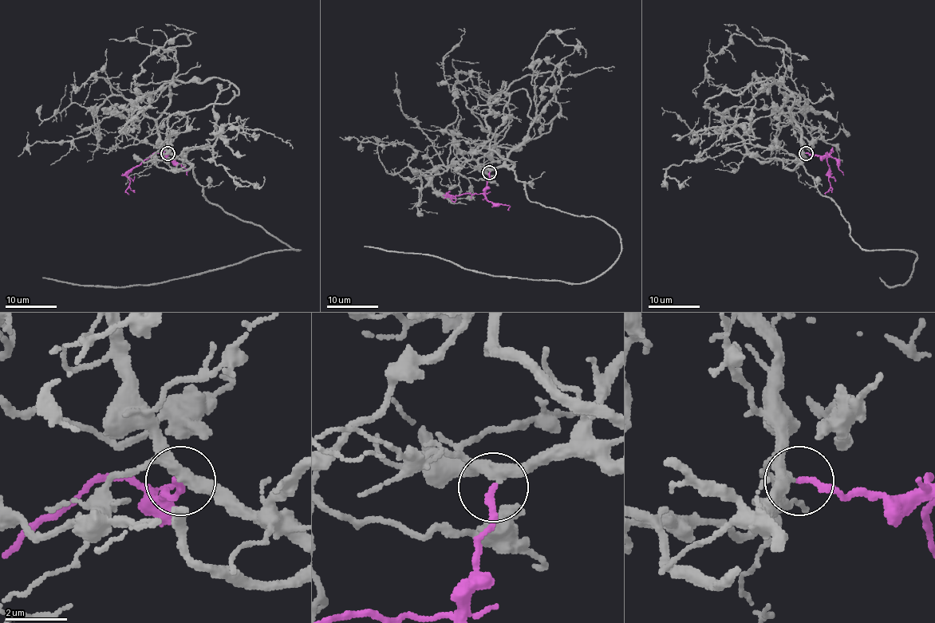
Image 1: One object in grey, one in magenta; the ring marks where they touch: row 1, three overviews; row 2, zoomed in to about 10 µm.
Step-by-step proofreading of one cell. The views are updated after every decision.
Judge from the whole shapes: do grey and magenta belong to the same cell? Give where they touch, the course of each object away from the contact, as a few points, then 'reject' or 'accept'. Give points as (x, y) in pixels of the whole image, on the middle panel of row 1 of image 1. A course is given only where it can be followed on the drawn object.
at (489, 172); grey runs (489, 171), (510, 168), (533, 202), (604, 220), (621, 254), (594, 277), (565, 283), (364, 246); magenta runs (489, 172), (483, 193), (451, 197), (447, 193), (451, 191); accept

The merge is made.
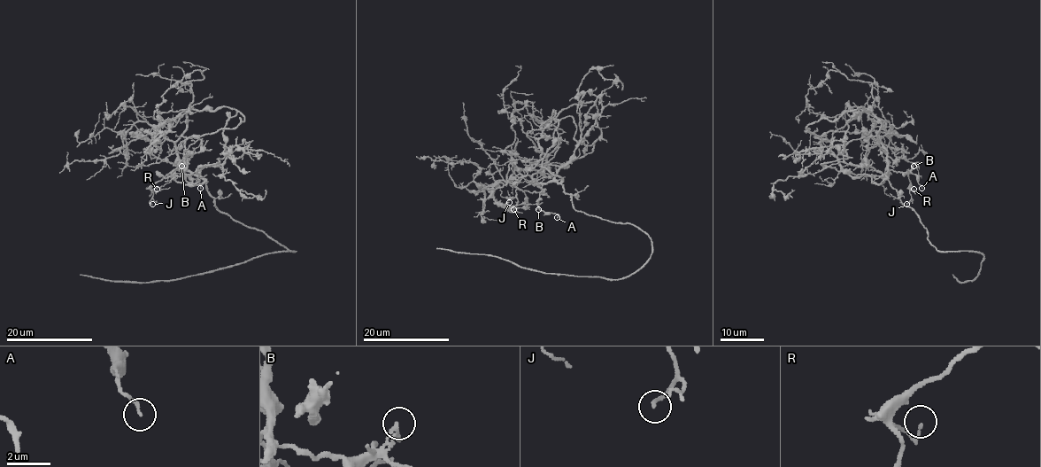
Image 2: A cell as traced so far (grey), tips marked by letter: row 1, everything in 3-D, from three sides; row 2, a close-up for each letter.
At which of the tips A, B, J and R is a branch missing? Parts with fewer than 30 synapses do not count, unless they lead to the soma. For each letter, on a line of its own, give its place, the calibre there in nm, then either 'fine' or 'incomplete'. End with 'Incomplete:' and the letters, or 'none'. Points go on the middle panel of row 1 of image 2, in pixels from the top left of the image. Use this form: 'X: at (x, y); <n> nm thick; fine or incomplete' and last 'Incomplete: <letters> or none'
A: at (557, 217); 130 nm thick; fine
B: at (538, 209); 170 nm thick; fine
J: at (509, 202); 150 nm thick; fine
R: at (513, 209); 110 nm thick; fine
Incomplete: none

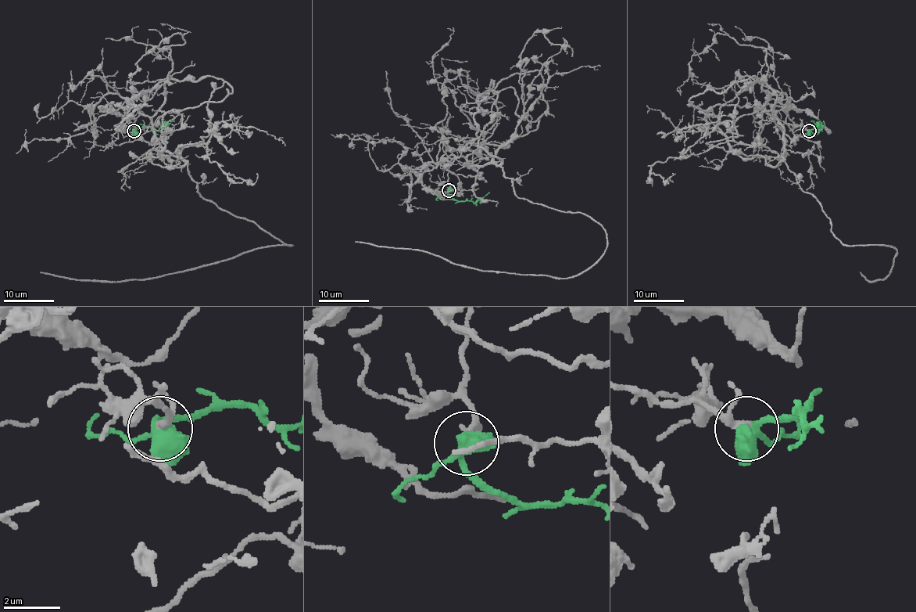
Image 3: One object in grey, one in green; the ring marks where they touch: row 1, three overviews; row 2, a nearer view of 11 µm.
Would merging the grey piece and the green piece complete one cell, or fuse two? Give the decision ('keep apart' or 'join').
join

